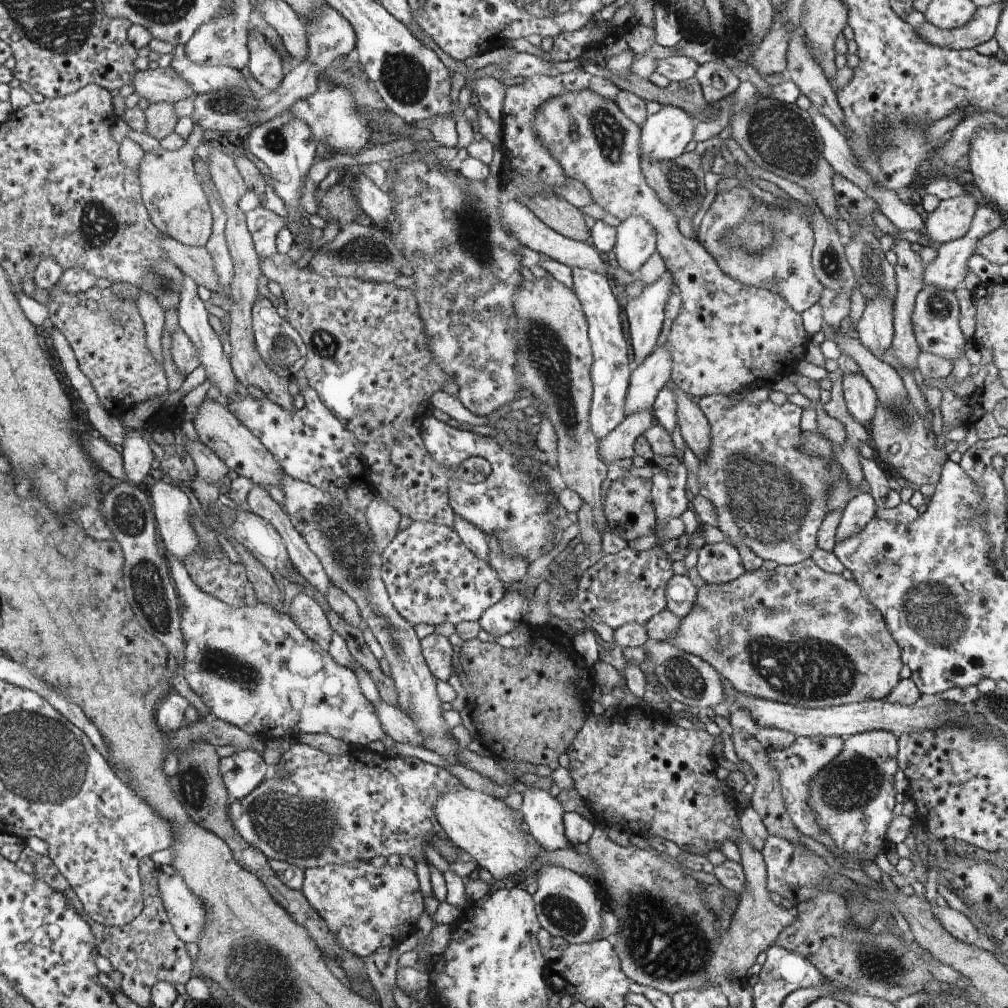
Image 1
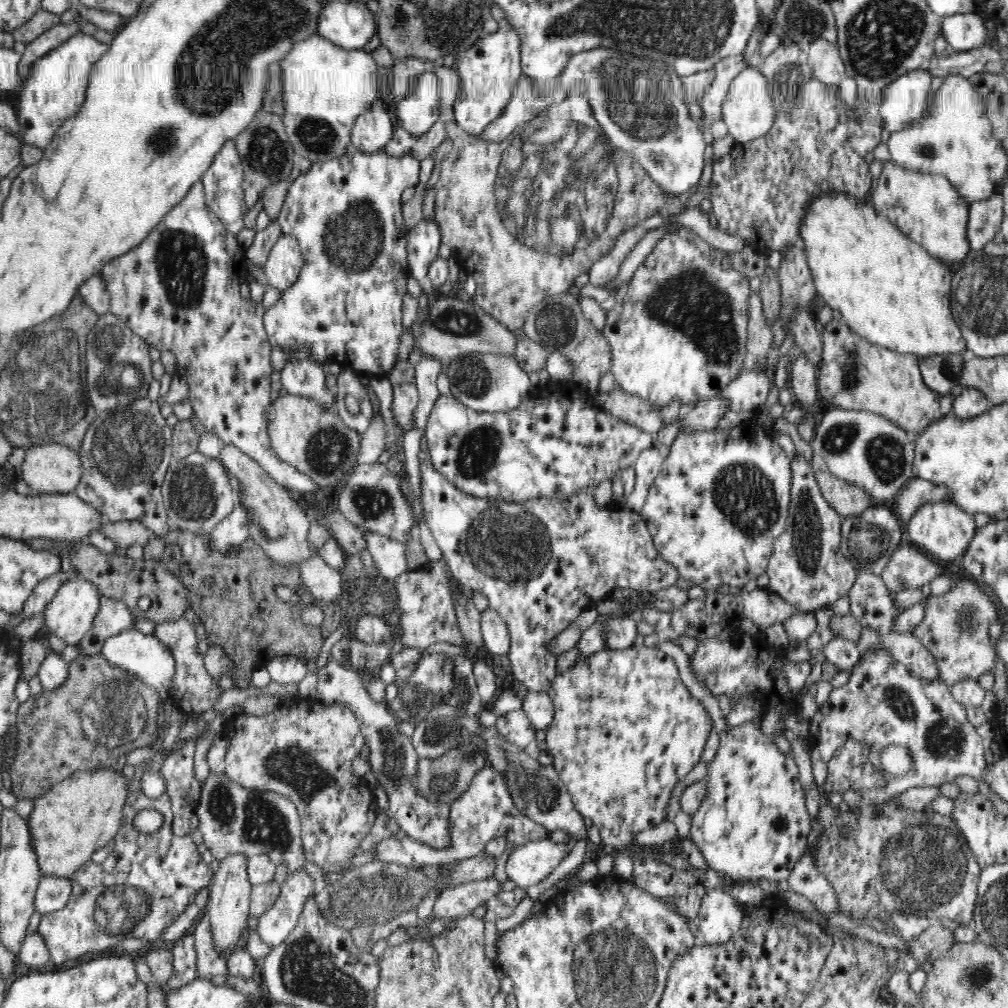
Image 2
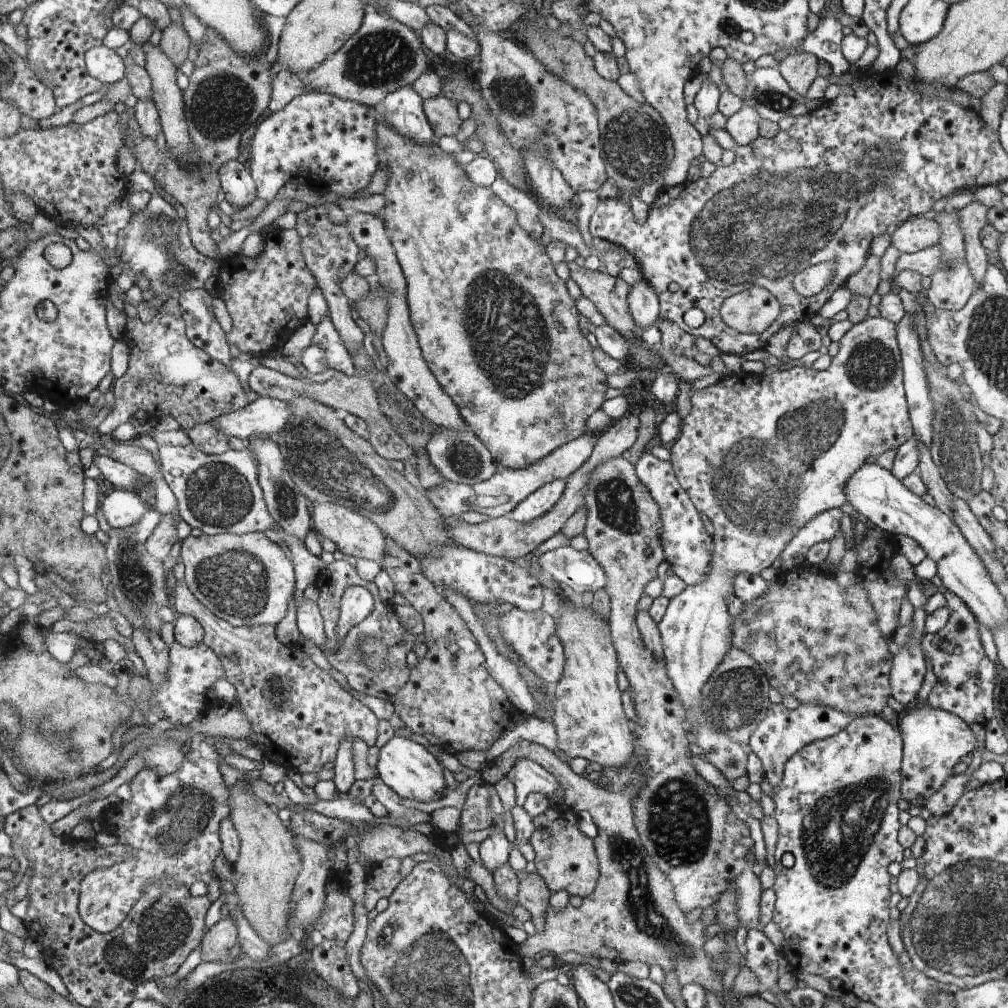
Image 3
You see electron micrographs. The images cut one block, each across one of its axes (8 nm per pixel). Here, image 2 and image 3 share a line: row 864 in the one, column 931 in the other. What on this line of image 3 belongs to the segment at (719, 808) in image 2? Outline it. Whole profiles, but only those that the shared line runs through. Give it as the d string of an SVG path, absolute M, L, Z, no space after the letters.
M917 702L901 715L898 728L903 740L903 759L901 764L901 798L912 806L924 807L926 799L931 797L944 783L947 776L953 775L952 767L959 761L968 759L974 748L983 748L984 742L978 742L975 732L966 722L955 714L934 709L930 705Z

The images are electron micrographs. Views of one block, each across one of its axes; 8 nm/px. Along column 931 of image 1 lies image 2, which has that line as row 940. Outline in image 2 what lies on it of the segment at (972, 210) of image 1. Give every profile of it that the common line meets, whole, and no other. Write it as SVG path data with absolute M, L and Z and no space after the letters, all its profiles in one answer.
M240 853L216 862L211 882L208 884L209 899L203 915L209 920L215 950L222 956L224 953L232 952L238 942L245 938L251 886L253 885L248 878L247 862L246 855L240 855Z

